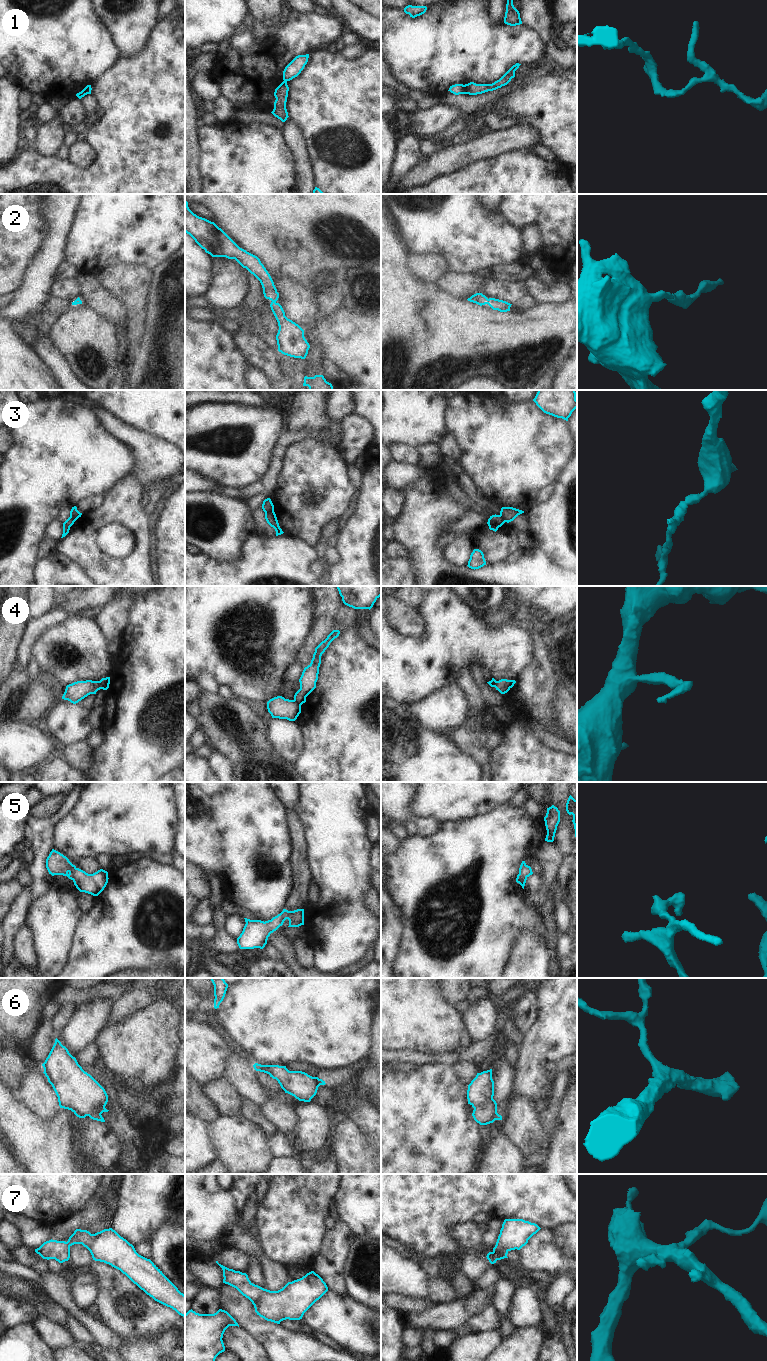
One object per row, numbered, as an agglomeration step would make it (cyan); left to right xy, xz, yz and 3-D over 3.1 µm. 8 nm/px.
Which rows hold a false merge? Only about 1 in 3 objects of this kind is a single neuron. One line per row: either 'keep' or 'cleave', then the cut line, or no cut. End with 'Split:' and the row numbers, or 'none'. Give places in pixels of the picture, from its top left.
1: cleave | yz (464, 85), (461, 93)
2: keep | no cut
3: cleave | xz (273, 510), (265, 513)
4: cleave | xy (97, 681), (100, 688)
5: keep | no cut
6: keep | no cut
7: cleave | xz (265, 1289), (261, 1296), (252, 1302)
Split: 1, 3, 4, 7

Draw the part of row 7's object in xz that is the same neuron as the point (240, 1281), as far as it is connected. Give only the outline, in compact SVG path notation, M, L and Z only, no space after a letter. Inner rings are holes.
M216 1261L223 1270L223 1283L236 1288L243 1296L251 1302L258 1301L265 1289L253 1284L246 1273L229 1269Z

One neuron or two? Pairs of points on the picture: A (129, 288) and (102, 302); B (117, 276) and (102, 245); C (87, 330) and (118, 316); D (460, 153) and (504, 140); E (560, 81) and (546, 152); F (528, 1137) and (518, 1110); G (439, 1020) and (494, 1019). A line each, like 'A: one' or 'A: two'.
A: two
B: two
C: two
D: one
E: two
F: one
G: two

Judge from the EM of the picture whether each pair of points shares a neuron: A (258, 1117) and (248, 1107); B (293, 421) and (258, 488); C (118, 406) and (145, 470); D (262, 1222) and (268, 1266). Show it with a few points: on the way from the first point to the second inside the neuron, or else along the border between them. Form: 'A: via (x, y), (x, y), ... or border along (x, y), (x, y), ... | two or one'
A: via (256, 1115), (250, 1109) | one
B: via (287, 438), (278, 451), (273, 471) | one
C: border along (105, 410), (125, 423), (146, 433) | two
D: border along (256, 1235), (263, 1252), (285, 1267) | two

